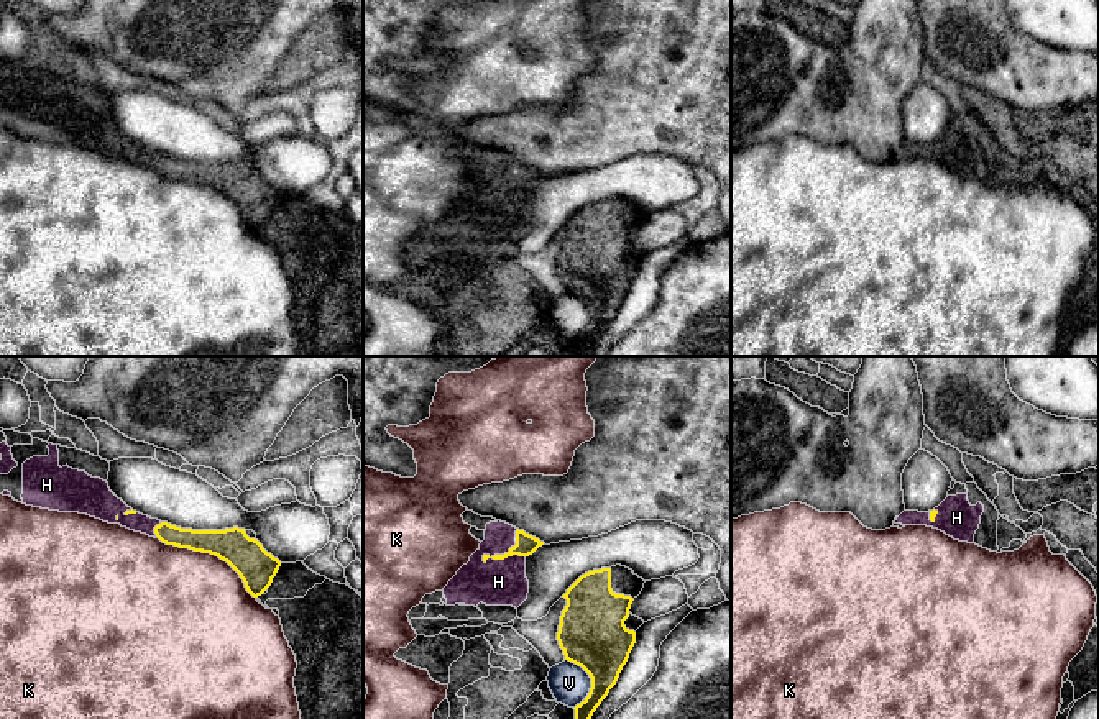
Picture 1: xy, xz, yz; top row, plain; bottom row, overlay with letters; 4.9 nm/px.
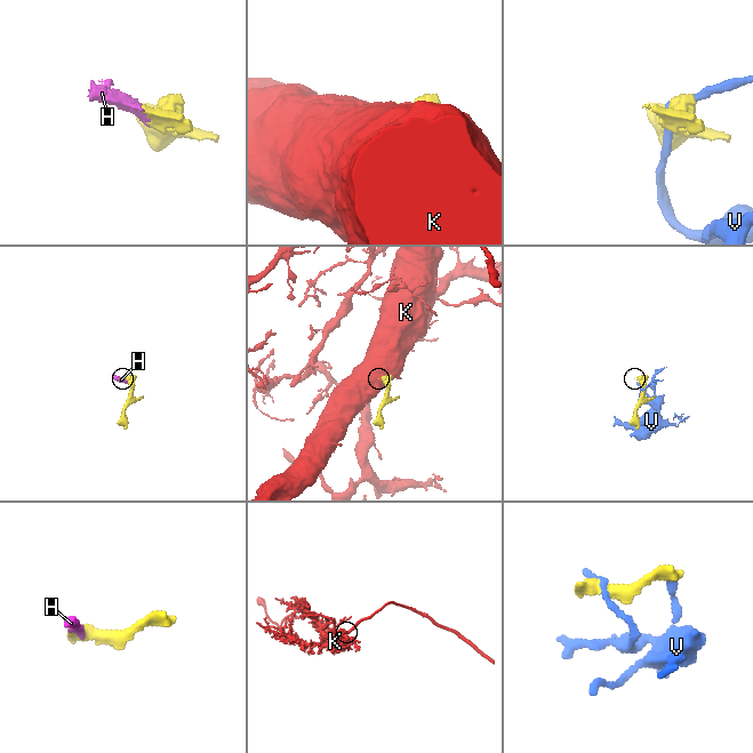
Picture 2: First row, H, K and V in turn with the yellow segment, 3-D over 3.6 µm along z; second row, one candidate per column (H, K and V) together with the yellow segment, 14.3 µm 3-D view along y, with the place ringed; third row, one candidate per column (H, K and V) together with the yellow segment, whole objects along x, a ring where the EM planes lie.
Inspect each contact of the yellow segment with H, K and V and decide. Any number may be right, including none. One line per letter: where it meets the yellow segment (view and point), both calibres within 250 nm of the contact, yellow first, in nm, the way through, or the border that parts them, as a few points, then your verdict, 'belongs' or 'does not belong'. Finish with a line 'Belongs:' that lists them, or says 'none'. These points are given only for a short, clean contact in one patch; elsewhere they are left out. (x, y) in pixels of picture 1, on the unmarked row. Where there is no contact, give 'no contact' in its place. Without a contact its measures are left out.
H: contact xz (505, 186); calibres 100 and 220 nm; belongs
K: contact xy (211, 186); calibres 180 and 480 nm; does not belong
V: contact xz (592, 312); calibres 320 and 190 nm; does not belong
Belongs: H

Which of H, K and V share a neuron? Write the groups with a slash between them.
H / K / V

